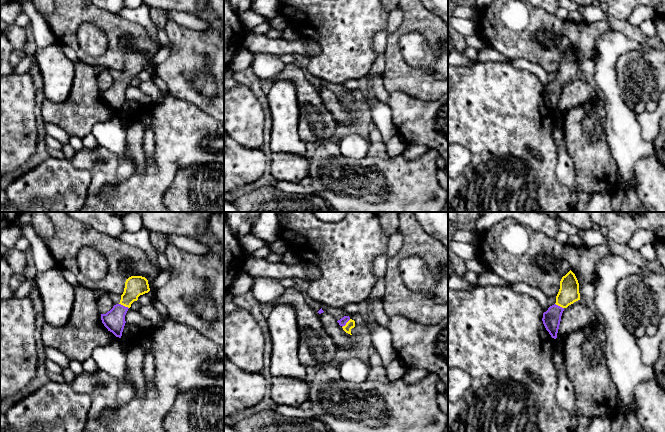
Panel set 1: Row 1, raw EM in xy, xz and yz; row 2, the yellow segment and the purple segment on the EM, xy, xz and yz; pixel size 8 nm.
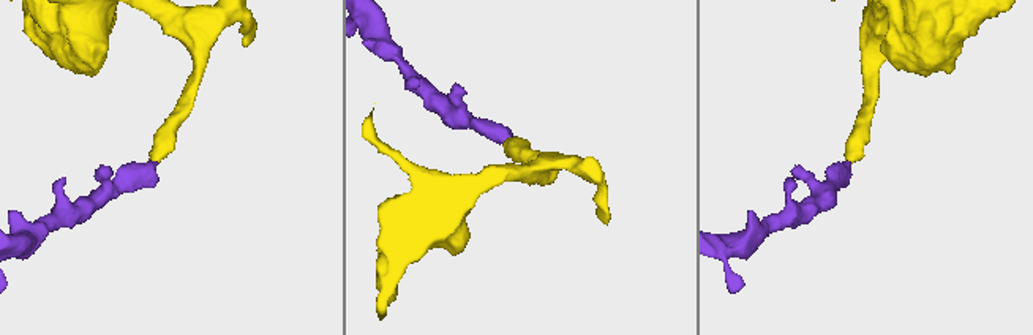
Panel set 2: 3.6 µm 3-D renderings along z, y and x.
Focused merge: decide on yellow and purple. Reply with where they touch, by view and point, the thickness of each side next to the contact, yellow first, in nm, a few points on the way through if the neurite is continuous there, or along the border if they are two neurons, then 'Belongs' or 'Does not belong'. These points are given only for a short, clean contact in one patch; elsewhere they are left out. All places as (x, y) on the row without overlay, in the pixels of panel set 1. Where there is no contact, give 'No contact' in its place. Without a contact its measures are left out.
Touches yellow at xy (124, 81). Thickness 160 nm (yellow) against 180 nm. Path across: xy (135, 62), (124, 81), (114, 96). Belongs

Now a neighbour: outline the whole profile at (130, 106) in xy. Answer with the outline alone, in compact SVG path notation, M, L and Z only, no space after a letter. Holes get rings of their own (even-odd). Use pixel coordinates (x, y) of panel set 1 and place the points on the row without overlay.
M126 98L121 114L124 117L129 118L130 116L132 116L134 114L134 112L136 110L138 110L138 106L139 106L139 103L137 101L130 100L130 99Z

